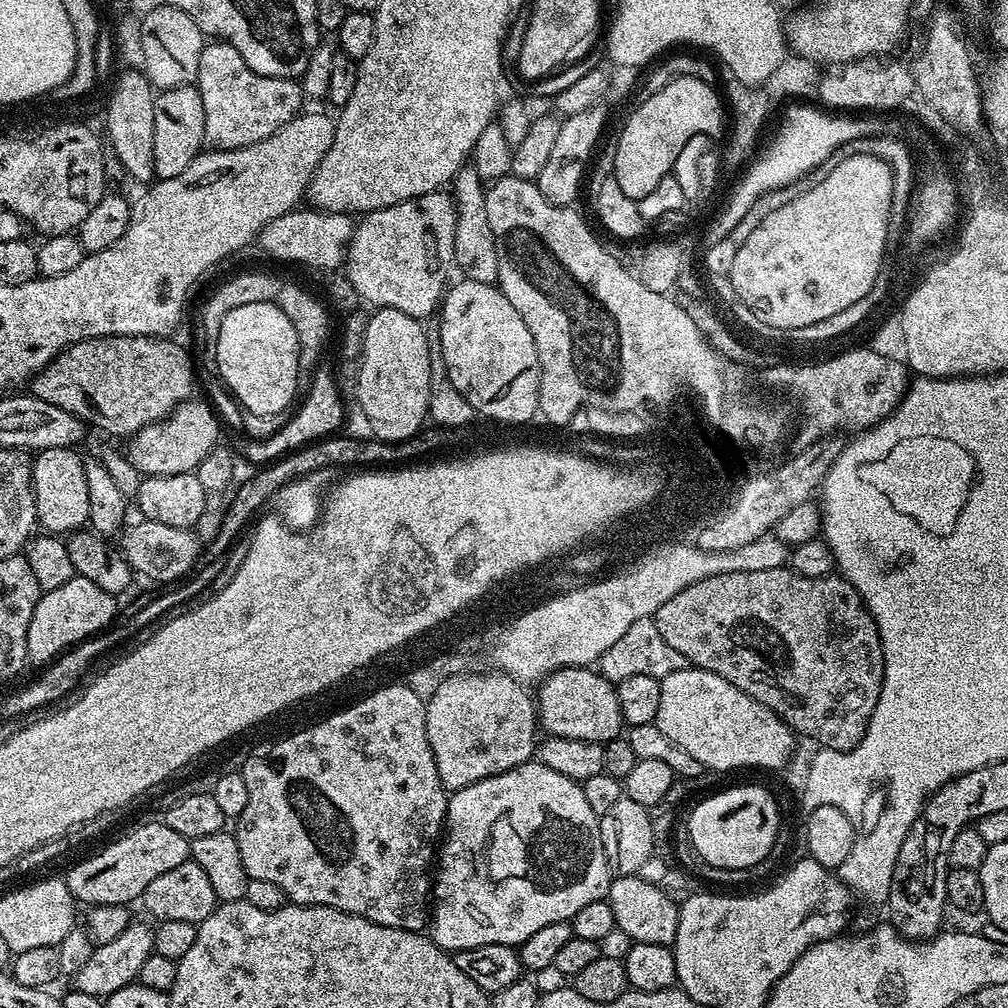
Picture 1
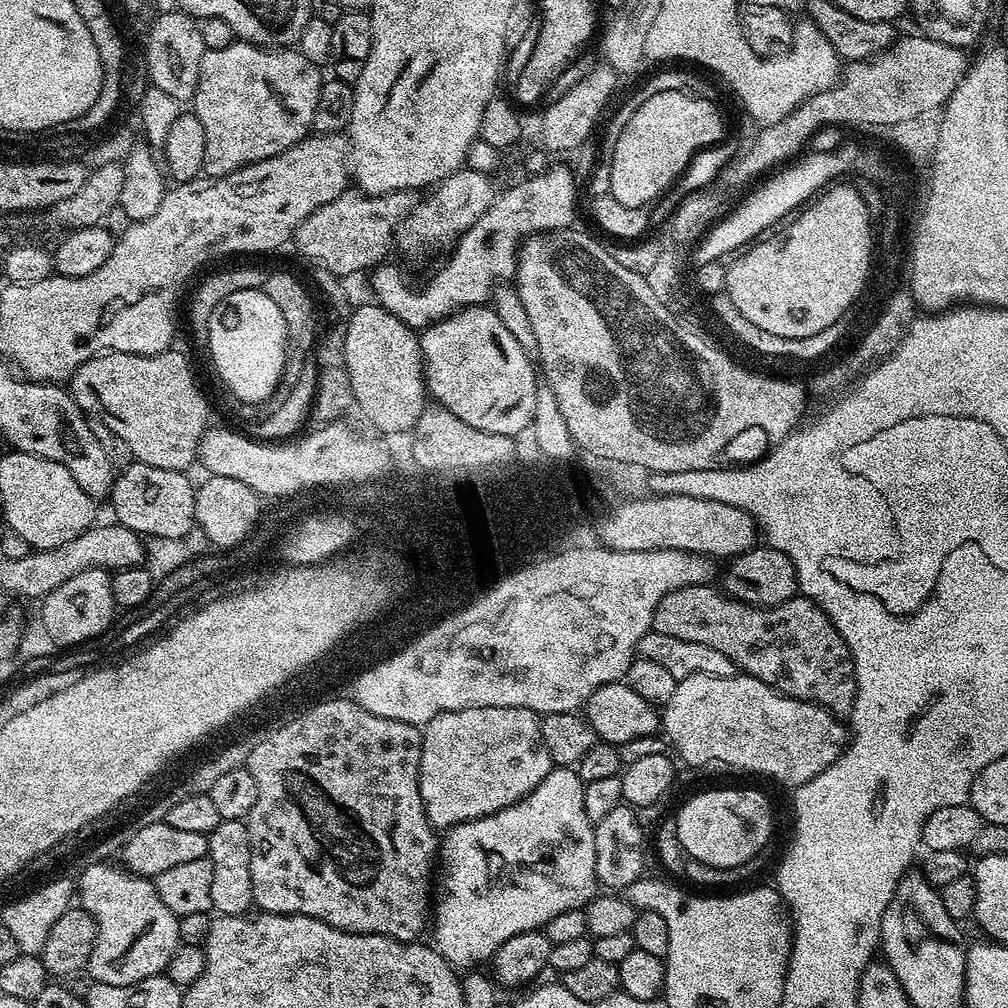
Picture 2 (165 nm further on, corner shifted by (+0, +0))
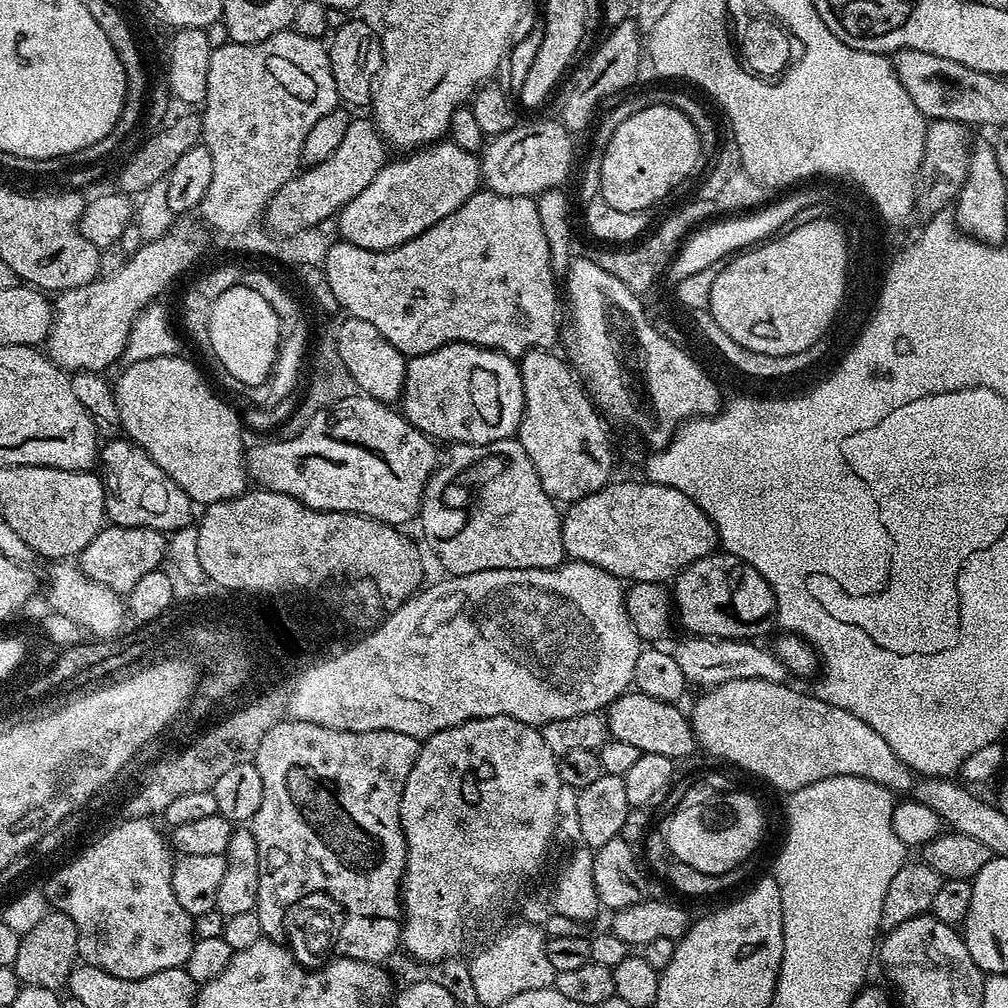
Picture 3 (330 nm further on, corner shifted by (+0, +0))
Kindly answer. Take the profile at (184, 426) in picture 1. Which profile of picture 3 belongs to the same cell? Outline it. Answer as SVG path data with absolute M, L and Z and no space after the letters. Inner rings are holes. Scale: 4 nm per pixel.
M357 394L350 398L342 398L335 408L327 408L314 418L310 418L310 426L298 434L298 438L289 440L273 439L273 444L260 444L257 448L249 447L246 452L246 467L248 475L253 481L256 480L261 489L269 492L281 492L287 496L293 496L295 500L300 500L307 508L316 508L320 512L355 512L358 516L369 516L372 520L379 520L381 524L391 524L393 526L404 526L407 520L417 519L420 503L424 500L424 491L428 485L428 479L438 467L438 456L436 460L437 445L429 437L411 424L399 411L393 410L389 405L383 404L380 400L375 400L372 396Z

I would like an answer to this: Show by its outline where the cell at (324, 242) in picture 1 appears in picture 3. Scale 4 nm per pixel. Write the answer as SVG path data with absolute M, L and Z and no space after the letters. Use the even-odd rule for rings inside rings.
M437 142L405 156L405 160L389 159L384 163L382 170L374 174L374 182L338 213L339 239L343 243L375 252L408 244L481 191L481 157L454 142Z

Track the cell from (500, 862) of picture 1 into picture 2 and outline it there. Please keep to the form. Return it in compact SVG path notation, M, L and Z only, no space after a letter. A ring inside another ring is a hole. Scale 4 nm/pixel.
M572 766L553 767L542 782L530 795L522 797L517 804L506 806L489 816L483 816L477 820L467 820L461 824L454 825L443 833L438 844L438 888L440 893L434 896L434 920L436 916L436 941L434 947L453 968L457 970L468 970L480 963L491 961L492 956L510 938L514 938L523 932L535 932L543 929L550 922L550 918L558 918L558 914L575 912L583 909L589 900L598 895L598 881L596 878L596 851L594 850L594 838L596 829L594 821L586 818L586 802L584 801L584 785L577 769Z

